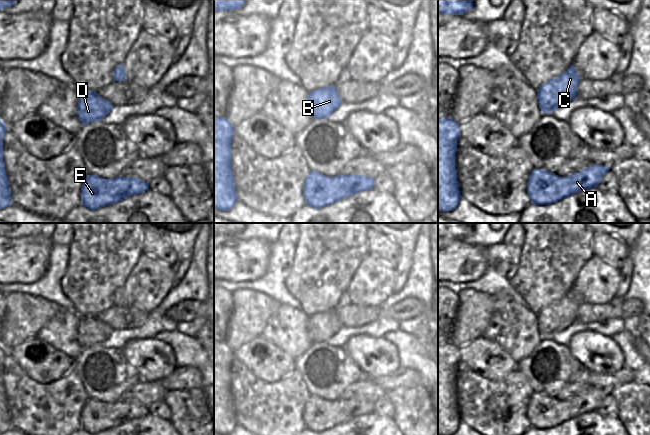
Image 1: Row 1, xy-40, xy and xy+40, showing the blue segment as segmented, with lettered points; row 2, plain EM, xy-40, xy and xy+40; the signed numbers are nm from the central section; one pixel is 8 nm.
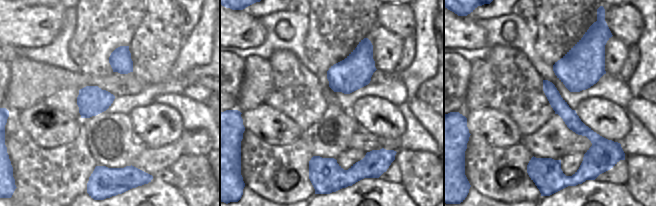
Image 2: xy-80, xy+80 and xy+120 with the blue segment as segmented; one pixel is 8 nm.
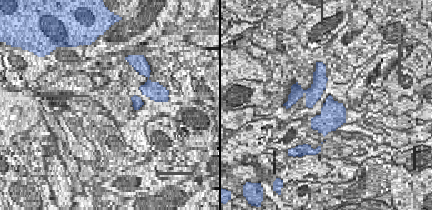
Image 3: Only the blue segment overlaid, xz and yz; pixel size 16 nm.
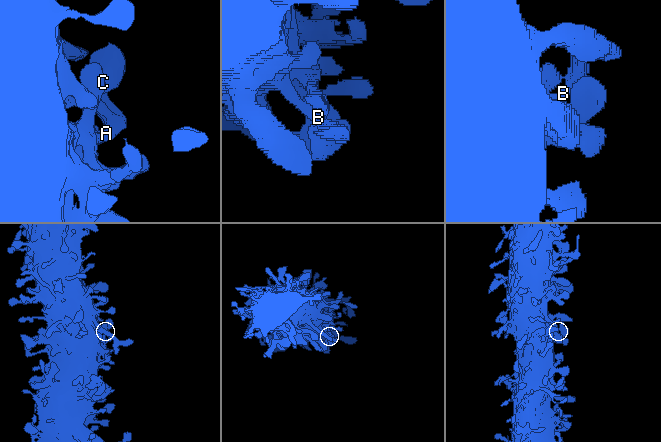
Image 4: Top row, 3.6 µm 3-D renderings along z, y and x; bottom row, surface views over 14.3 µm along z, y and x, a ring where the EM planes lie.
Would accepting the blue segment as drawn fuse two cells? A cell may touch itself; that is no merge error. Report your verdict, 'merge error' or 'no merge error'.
no merge error

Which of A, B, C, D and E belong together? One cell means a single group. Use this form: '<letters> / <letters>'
A B C D E

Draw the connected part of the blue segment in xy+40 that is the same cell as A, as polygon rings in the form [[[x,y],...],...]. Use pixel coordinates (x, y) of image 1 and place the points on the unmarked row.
[[[596,388],[568,401],[534,393],[527,406],[527,418],[534,429],[550,429],[580,415],[597,411],[610,393]]]

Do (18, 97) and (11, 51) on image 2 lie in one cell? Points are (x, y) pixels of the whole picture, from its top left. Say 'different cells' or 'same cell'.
different cells

